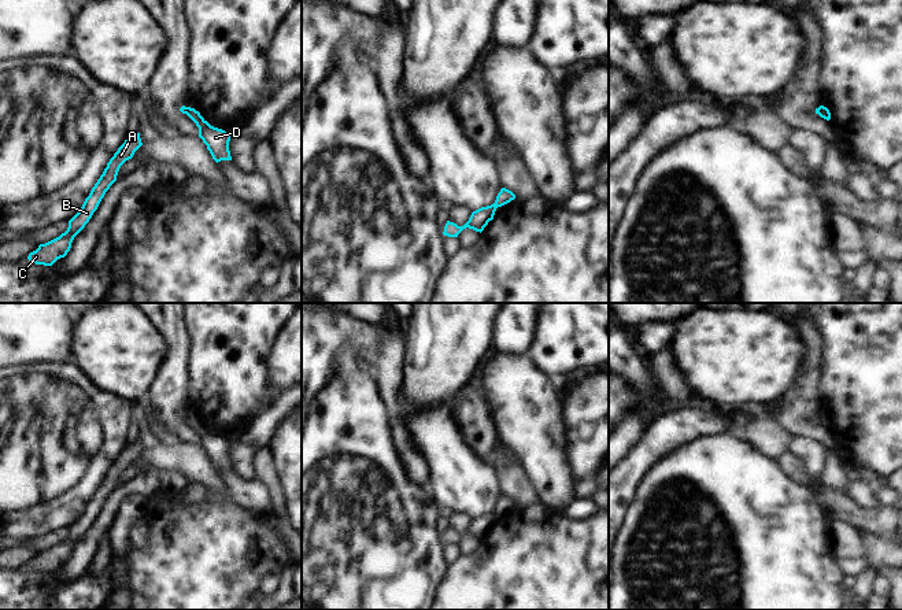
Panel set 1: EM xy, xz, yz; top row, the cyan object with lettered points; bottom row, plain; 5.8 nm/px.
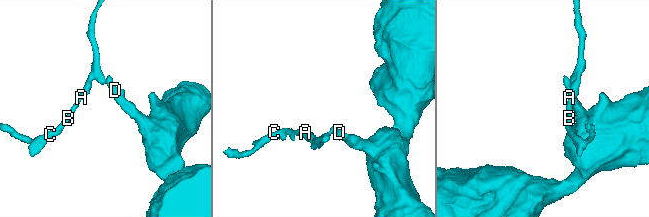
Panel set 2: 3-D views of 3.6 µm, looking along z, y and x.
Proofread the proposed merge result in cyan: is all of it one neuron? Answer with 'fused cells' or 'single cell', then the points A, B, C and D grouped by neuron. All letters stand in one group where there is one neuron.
fused cells; A B C / D

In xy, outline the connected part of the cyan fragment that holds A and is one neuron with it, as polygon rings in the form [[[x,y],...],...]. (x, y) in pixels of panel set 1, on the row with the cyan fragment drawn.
[[[140,133],[133,138],[125,140],[114,156],[107,163],[103,174],[92,188],[78,212],[69,221],[69,228],[59,237],[40,244],[38,248],[29,254],[27,259],[36,265],[52,266],[58,259],[64,258],[71,248],[74,237],[85,228],[97,210],[101,199],[110,186],[117,181],[121,166],[133,158],[134,152],[143,145]]]

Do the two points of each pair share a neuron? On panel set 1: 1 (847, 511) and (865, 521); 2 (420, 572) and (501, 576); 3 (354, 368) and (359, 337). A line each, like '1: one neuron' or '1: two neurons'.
1: one neuron
2: two neurons
3: two neurons

